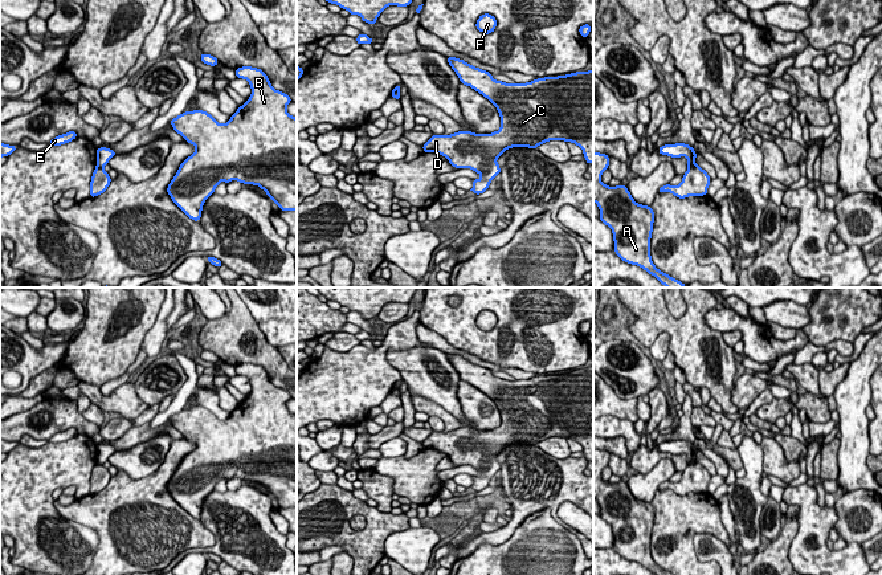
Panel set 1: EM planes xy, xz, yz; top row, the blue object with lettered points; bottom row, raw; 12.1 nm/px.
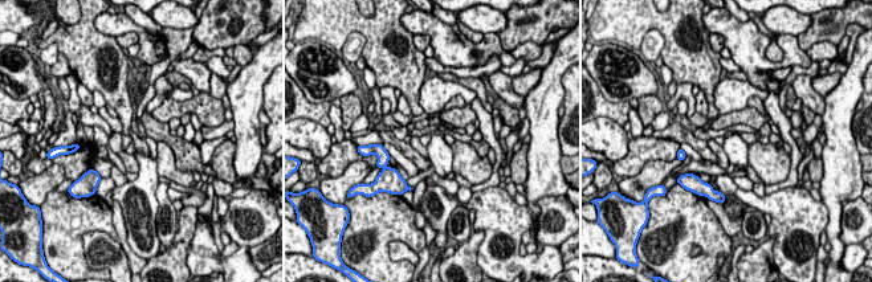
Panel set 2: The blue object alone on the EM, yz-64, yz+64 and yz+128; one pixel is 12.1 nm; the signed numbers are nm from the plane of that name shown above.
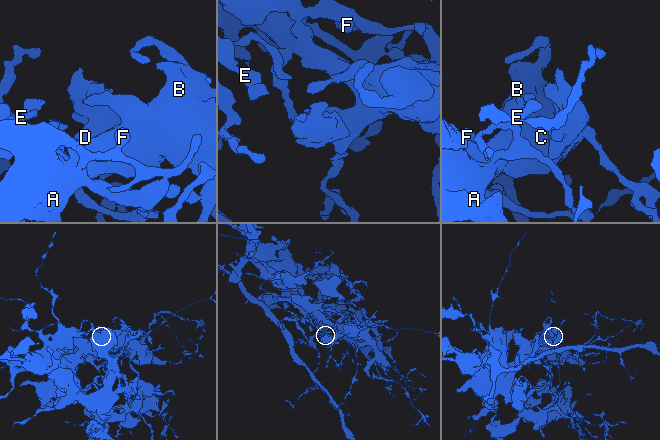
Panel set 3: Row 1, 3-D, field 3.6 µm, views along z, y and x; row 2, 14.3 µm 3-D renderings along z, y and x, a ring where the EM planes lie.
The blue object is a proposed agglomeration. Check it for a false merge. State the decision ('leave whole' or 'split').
split

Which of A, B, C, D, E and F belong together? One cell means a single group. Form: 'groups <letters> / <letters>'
groups A B C D F / E

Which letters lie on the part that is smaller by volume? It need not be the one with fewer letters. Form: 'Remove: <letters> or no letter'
Remove: E

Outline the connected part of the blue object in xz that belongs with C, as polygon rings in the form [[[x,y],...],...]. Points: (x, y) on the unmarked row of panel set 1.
[[[446,354],[460,379],[470,383],[487,395],[498,407],[501,425],[491,431],[458,428],[450,432],[432,432],[422,441],[424,449],[437,449],[445,453],[457,466],[470,465],[481,472],[473,476],[473,488],[481,492],[489,486],[491,477],[501,470],[497,456],[509,445],[538,445],[550,437],[564,437],[579,443],[588,461],[593,460],[593,367],[576,368],[558,374],[536,375],[531,379],[506,380],[493,375],[493,371],[475,364],[461,355]]]

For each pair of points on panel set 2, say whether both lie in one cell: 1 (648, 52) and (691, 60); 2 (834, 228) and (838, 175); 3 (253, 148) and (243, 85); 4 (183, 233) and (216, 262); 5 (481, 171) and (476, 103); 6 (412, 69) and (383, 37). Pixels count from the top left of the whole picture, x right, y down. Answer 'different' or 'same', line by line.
1: different
2: same
3: same
4: different
5: different
6: same

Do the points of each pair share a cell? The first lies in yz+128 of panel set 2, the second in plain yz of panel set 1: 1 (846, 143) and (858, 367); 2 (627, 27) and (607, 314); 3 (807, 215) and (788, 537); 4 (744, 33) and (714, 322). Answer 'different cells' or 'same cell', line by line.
1: same cell
2: different cells
3: different cells
4: same cell

